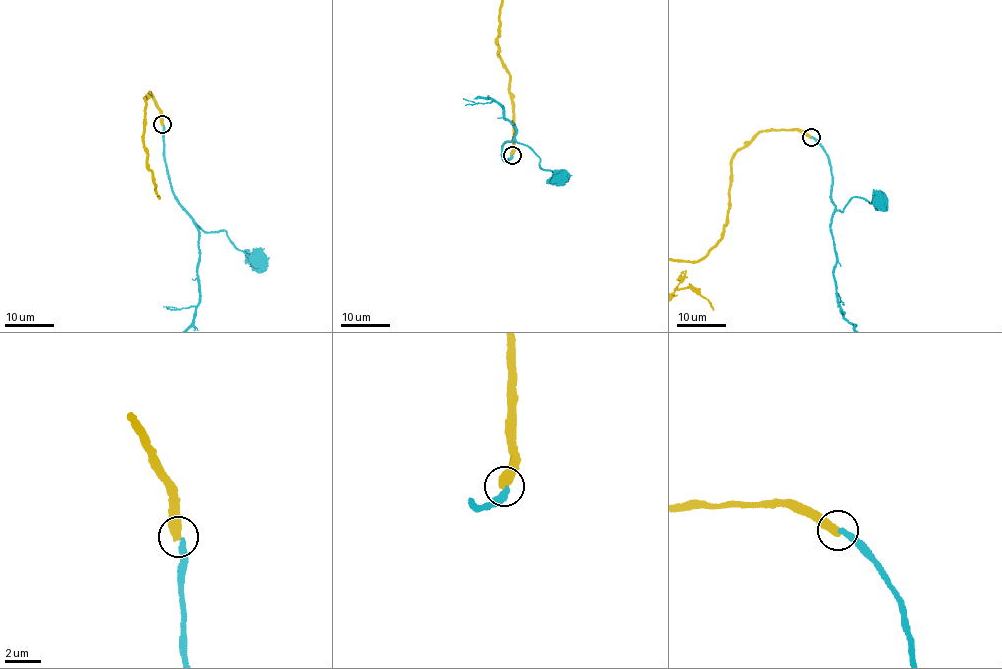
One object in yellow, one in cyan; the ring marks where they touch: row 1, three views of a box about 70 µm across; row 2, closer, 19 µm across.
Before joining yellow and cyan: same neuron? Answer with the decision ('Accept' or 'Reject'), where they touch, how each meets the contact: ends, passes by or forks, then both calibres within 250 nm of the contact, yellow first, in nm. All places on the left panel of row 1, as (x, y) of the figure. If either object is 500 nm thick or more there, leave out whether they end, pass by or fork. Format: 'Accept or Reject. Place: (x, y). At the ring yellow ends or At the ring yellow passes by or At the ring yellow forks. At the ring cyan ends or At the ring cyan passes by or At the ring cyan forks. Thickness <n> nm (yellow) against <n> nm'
Reject. Place: (162, 124). At the ring yellow ends. At the ring cyan ends. Thickness 440 nm (yellow) against 320 nm

